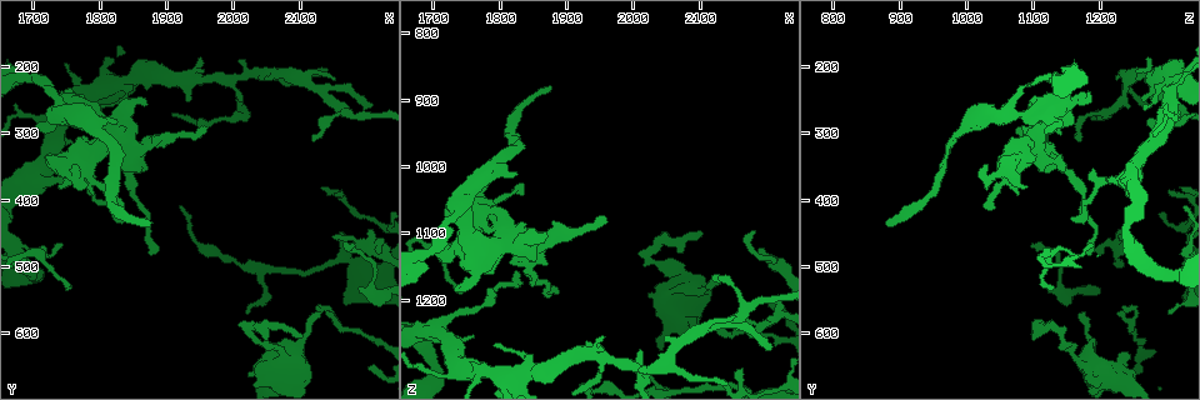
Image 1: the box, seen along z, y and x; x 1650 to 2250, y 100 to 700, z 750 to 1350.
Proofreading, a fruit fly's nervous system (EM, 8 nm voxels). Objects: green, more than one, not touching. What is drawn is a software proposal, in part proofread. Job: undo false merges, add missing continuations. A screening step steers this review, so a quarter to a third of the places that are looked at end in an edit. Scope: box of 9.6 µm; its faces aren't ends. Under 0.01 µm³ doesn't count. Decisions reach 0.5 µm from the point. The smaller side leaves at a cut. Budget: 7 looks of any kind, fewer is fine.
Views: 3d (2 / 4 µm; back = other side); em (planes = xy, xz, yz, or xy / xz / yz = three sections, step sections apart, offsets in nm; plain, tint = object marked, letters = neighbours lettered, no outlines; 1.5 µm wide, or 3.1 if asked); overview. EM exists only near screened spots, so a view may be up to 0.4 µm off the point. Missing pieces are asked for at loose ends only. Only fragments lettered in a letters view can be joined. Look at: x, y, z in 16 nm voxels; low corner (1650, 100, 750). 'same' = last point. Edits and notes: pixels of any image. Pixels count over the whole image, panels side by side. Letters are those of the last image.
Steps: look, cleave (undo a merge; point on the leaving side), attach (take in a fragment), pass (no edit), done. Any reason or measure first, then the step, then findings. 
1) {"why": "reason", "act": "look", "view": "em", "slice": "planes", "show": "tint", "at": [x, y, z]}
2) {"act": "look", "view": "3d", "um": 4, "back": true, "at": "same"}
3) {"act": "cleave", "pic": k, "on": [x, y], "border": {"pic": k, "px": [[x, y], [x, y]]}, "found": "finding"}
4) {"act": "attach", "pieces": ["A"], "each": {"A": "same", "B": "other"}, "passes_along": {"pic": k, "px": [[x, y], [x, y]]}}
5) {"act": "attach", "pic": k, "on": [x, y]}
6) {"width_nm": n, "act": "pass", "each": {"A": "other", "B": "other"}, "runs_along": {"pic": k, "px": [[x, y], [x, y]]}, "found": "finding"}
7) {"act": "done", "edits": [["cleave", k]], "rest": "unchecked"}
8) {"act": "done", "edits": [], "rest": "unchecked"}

{"why": "a narrow waist", "act": "look", "view": "em", "slice": "xz", "step": 4, "show": "letters", "at": [1715, 230, 1100]}

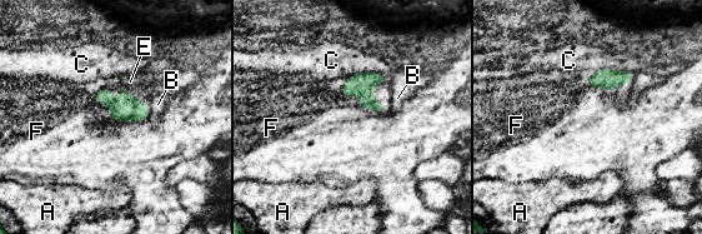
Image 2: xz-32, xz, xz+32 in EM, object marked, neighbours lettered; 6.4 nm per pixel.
{"width_nm": 80, "act": "pass", "each": {"A": "other", "B": "other", "C": "other", "E": "other", "F": "other"}, "border": {"pic": 2, "px": [[339, 94], [387, 111]]}, "found": "continuous, no second cell"}

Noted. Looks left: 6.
{"why": "branch stops here", "act": "look", "view": "em", "slice": "planes", "show": "letters", "at": [2125, 310, 1160]}

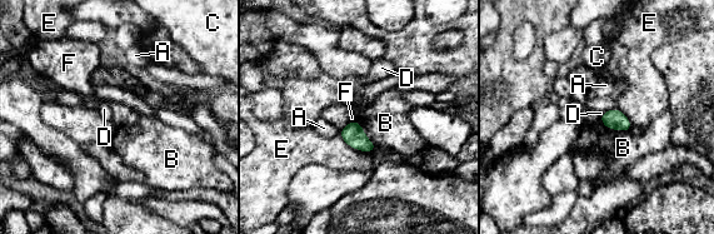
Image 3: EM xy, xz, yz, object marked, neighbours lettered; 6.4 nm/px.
{"longest_contact_nm": ["B", 240], "act": "pass", "each": {"A": "other", "B": "other", "C": "other", "D": "other", "E": "other", "F": "other"}, "found": "no lettered fragment goes on from it"}

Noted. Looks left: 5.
{"why": "free end", "act": "look", "view": "em", "slice": "planes", "show": "letters", "at": [2105, 605, 1095]}

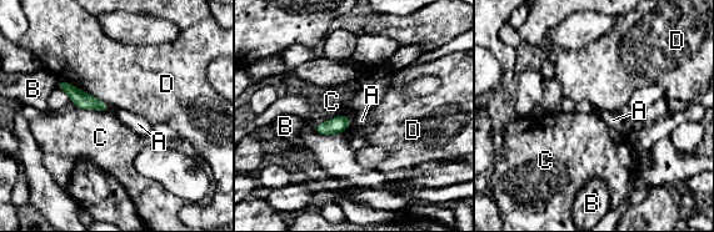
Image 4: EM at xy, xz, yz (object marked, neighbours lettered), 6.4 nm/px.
{"act": "pass", "each": {"A": "other", "B": "other", "C": "other", "D": "other"}, "border": {"pic": 4, "px": [[350, 117], [334, 116], [313, 129]]}, "found": "none of them fits"}

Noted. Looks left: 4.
{"act": "done", "edits": [], "rest": "unchecked"}

